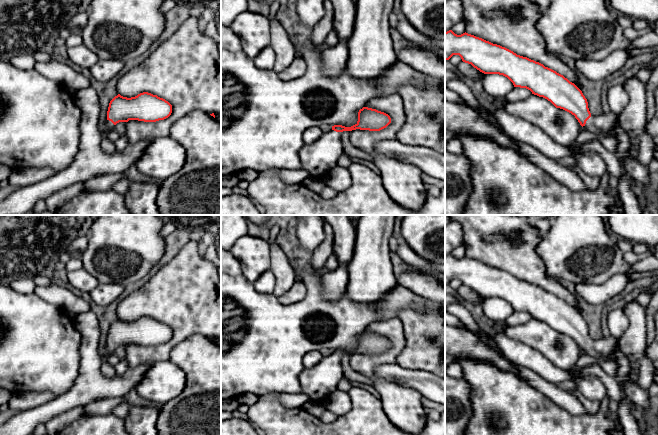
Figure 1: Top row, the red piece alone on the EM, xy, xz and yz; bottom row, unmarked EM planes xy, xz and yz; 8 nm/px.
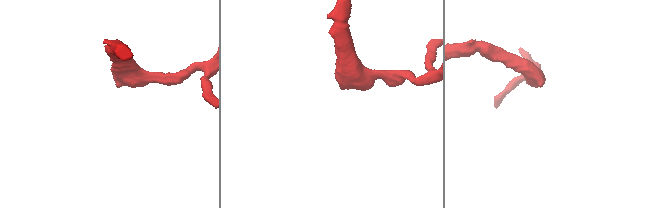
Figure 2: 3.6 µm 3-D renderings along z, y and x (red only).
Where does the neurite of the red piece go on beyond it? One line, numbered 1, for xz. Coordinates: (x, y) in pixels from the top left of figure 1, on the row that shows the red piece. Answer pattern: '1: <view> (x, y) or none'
1: xz (318, 158)

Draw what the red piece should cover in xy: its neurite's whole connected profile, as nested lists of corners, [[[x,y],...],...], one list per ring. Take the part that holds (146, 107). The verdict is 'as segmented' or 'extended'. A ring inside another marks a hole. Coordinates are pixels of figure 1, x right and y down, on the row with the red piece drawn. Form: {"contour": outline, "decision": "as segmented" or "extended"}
{"contour": [[[143,92],[127,98],[118,94],[109,103],[104,132],[107,135],[119,122],[129,120],[156,122],[168,118],[171,113],[172,105],[157,95]]], "decision": "extended"}

